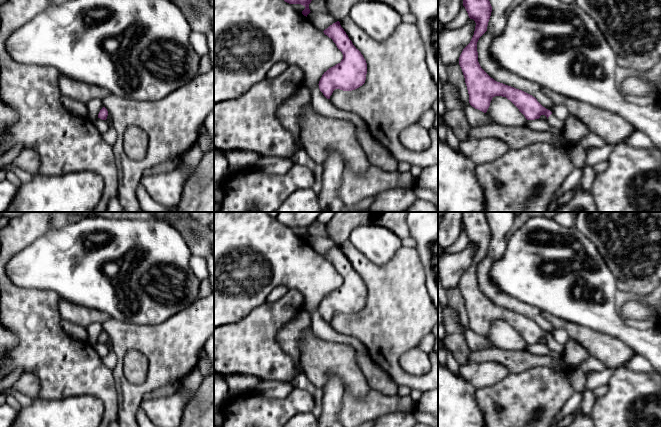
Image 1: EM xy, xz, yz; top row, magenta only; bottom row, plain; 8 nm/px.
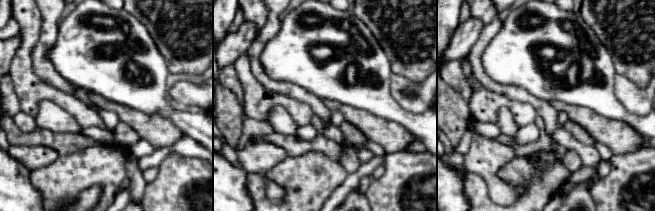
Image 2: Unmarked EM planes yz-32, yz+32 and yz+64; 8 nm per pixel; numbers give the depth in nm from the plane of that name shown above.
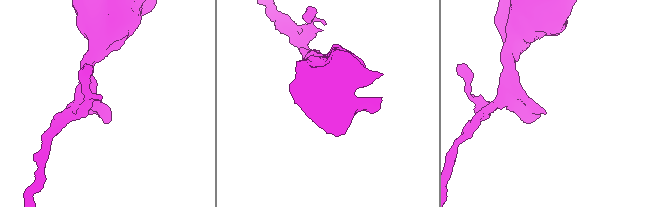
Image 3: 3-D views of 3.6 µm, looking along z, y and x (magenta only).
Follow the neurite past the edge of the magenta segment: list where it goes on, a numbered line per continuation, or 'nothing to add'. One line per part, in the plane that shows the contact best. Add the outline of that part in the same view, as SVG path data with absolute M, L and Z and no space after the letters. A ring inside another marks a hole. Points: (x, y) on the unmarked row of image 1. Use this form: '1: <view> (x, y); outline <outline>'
1: yz (552, 344); outline M551 338L548 343L547 343L548 347L553 350L554 352L559 353L562 356L562 359L564 357L564 345L561 345L559 343L557 343L553 338Z

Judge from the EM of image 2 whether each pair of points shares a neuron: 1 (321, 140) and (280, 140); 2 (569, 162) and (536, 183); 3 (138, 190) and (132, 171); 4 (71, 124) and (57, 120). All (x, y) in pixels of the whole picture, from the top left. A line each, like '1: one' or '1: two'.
1: one
2: two
3: one
4: one

